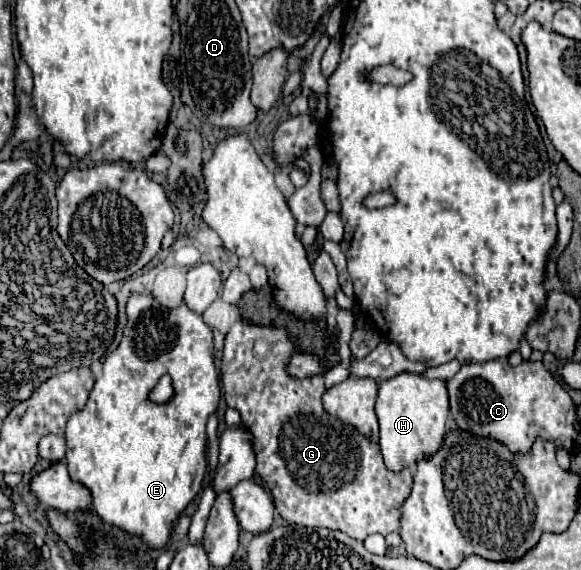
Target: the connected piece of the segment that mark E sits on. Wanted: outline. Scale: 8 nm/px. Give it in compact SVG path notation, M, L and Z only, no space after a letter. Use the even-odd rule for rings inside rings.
M144 294L144 296L130 296L128 300L128 324L124 328L124 338L120 342L120 346L116 348L116 352L108 354L104 358L102 364L102 376L94 382L94 388L90 392L90 398L86 402L86 406L72 414L66 426L66 466L70 472L70 478L74 482L80 482L82 486L86 486L92 494L92 510L96 514L96 518L100 518L102 522L114 526L114 528L122 528L122 532L134 534L138 536L148 548L164 548L170 544L170 536L174 530L174 522L180 518L180 514L184 512L184 508L194 500L194 496L200 492L202 488L202 480L206 476L206 422L210 418L210 414L214 414L218 400L220 400L220 382L218 382L218 372L214 366L214 356L212 356L212 328L208 324L204 324L202 316L198 316L196 312L192 312L186 304L180 304L176 310L164 310L160 308L160 304L154 300L152 294ZM170 374L174 380L174 398L166 404L156 404L148 398L148 392L156 386L158 378Z

